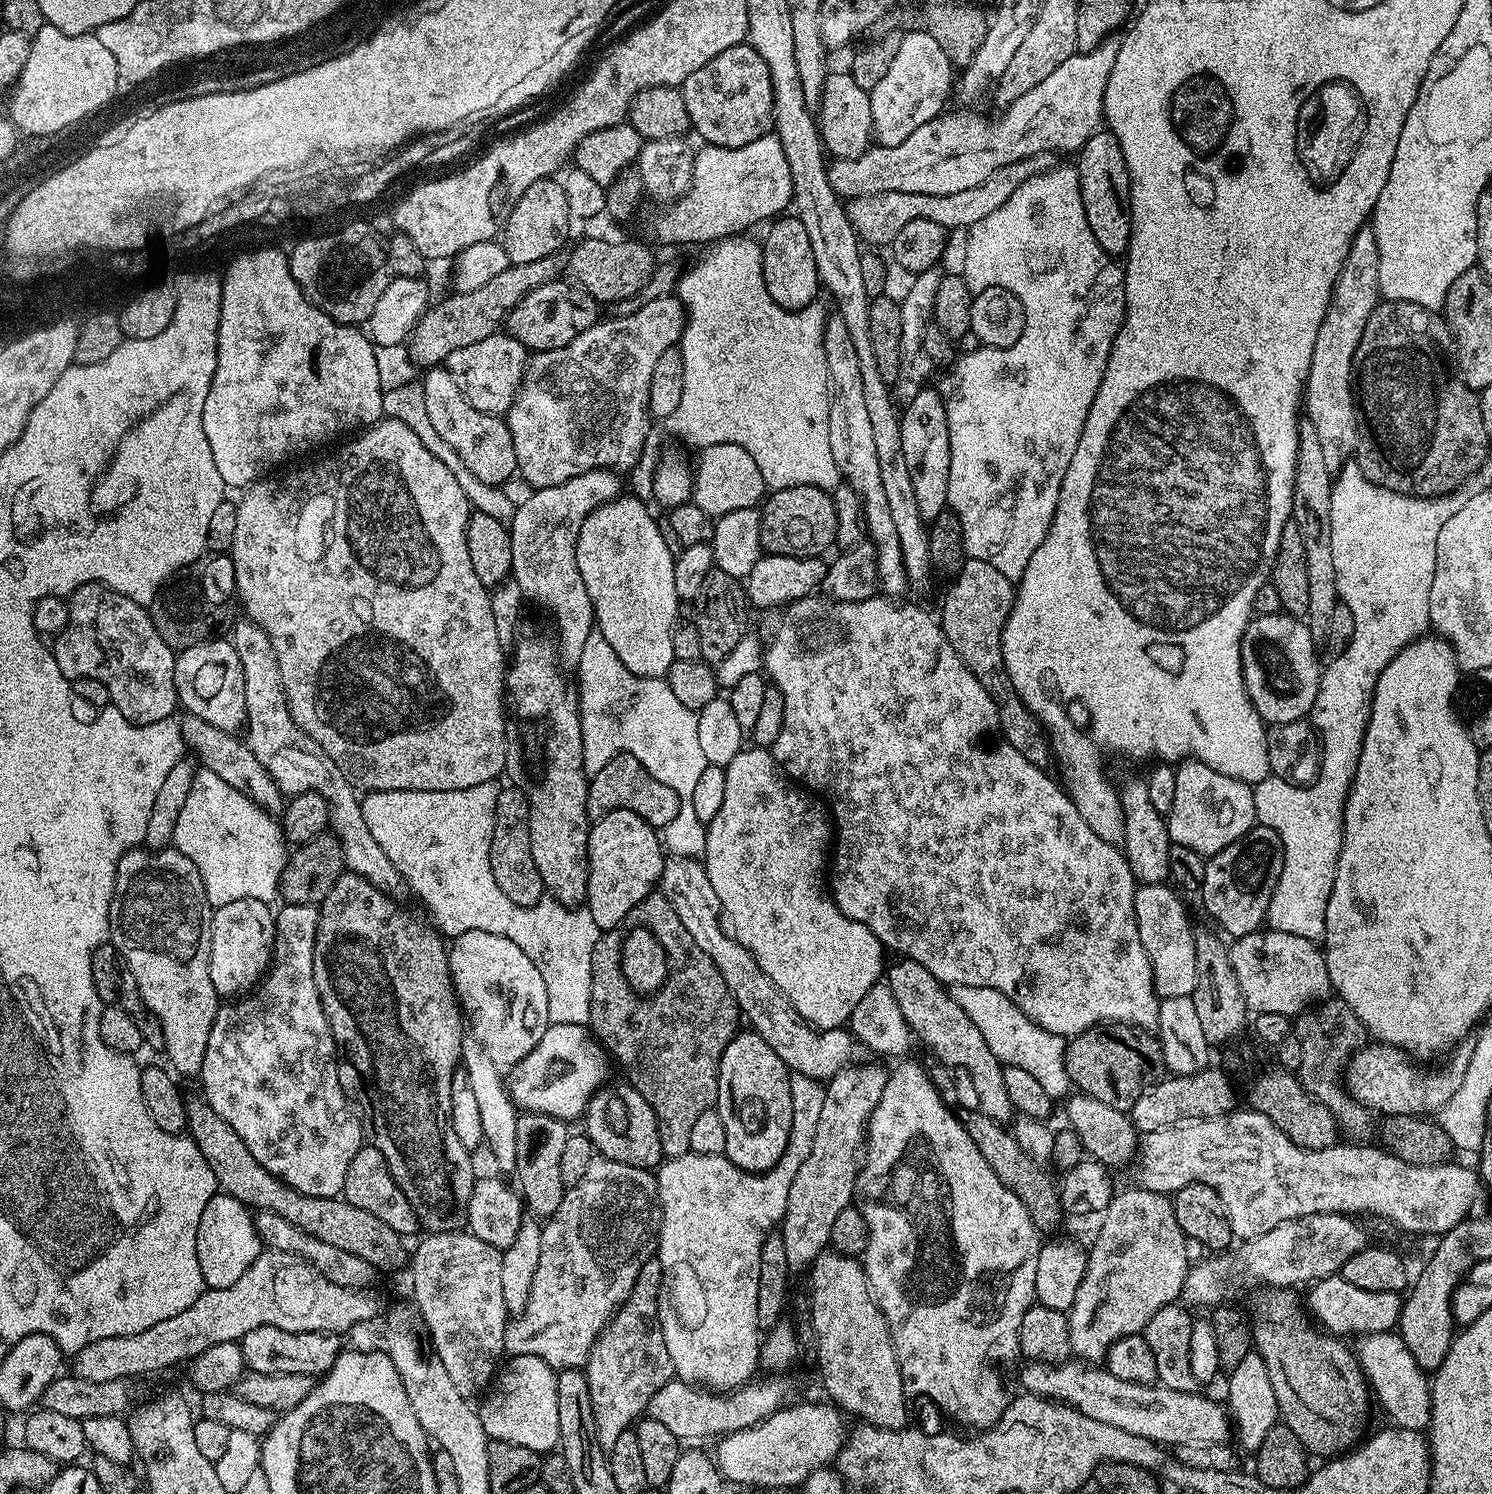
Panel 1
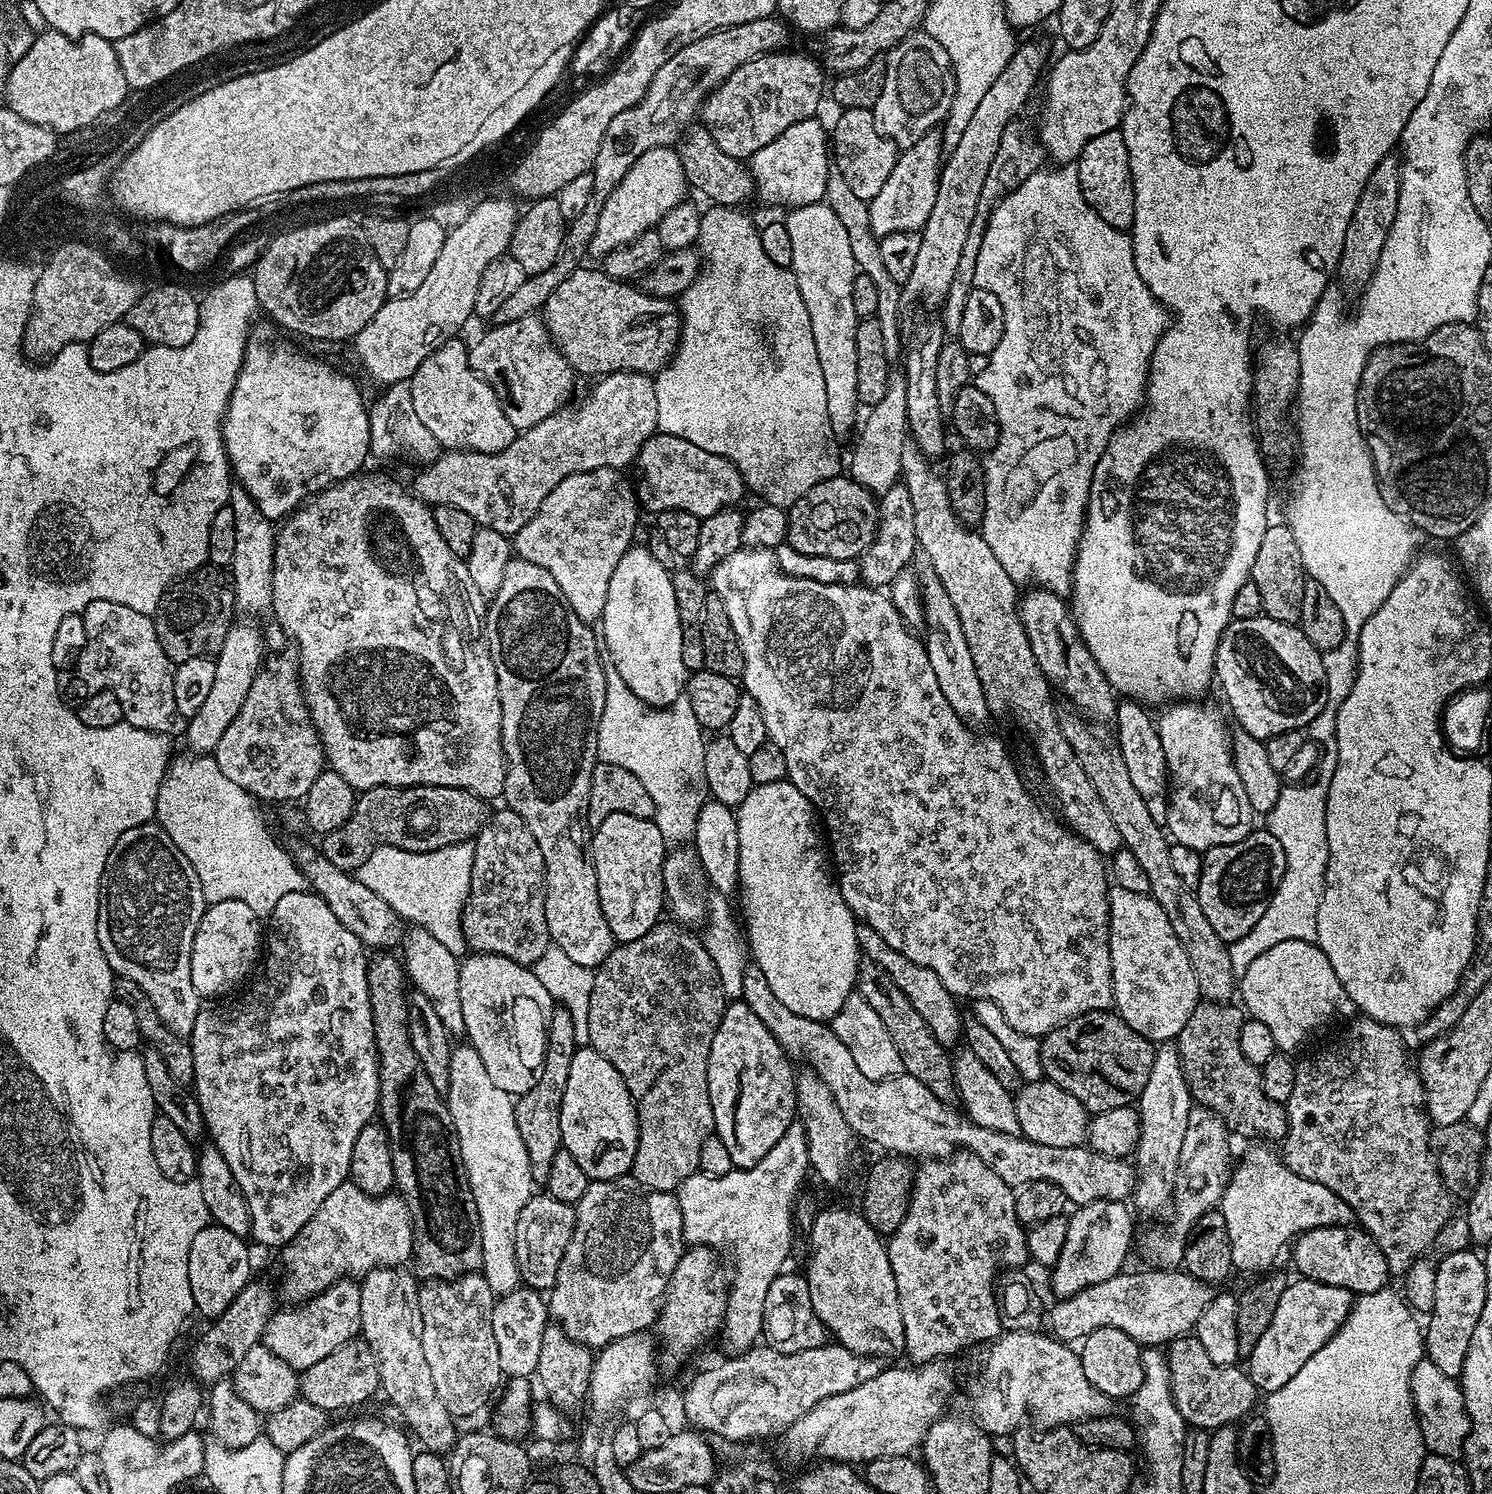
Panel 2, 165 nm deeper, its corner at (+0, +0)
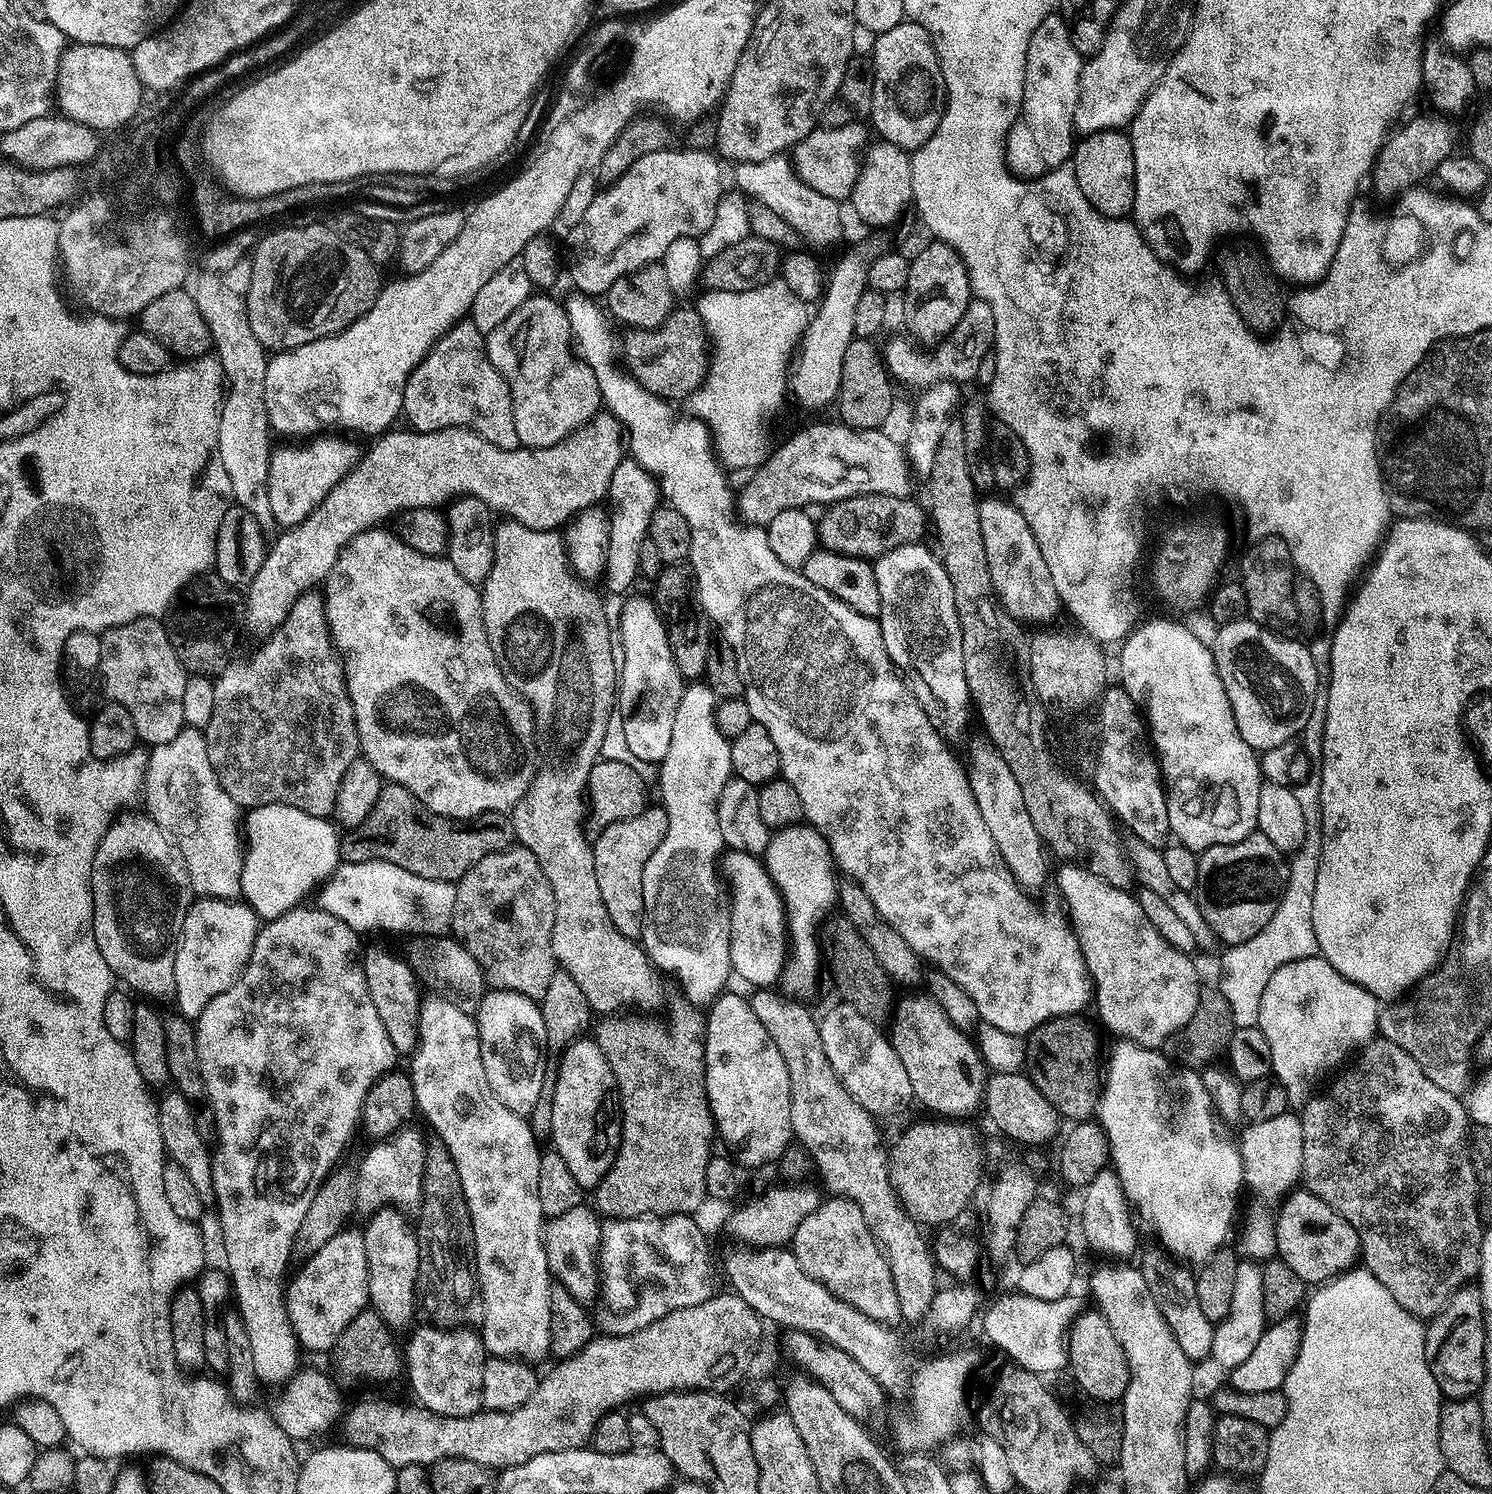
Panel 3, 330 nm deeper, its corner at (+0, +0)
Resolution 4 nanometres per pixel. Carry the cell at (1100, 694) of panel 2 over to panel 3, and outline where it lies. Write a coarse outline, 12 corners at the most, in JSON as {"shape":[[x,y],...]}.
{"shape":[[980,501],[990,582],[1021,625],[1060,595],[1015,503]]}

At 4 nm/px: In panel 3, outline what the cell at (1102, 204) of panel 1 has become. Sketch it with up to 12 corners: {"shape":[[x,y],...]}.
{"shape":[[1127,131],[1075,145],[1070,171],[1105,220],[1132,216],[1136,175]]}

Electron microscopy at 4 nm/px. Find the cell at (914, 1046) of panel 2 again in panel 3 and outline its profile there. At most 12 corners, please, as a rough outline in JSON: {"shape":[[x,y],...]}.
{"shape":[[823,921],[822,956],[843,1003],[893,1019],[892,979],[854,922]]}

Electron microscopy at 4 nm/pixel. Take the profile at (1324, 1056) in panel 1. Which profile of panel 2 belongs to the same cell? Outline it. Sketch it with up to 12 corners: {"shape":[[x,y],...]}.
{"shape":[[1399,1031],[1296,1066],[1282,1159],[1407,1277],[1454,1215]]}

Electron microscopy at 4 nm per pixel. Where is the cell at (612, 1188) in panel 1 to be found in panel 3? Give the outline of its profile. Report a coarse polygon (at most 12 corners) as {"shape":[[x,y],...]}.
{"shape":[[688,1214],[601,1223],[601,1333],[711,1298]]}

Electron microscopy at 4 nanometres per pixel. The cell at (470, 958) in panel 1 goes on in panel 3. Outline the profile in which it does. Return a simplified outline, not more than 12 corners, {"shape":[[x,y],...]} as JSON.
{"shape":[[488,990],[474,1019],[490,1090],[531,1117],[545,1095],[539,1003]]}

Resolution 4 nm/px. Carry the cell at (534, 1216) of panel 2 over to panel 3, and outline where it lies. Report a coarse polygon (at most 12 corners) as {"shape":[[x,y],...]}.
{"shape":[[579,1204],[543,1231],[549,1273],[585,1306],[598,1294],[601,1217]]}

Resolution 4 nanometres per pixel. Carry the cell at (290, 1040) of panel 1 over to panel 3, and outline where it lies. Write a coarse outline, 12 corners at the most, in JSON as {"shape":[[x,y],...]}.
{"shape":[[257,931],[194,1021],[223,1263],[286,1382],[294,1234],[397,1067],[361,937]]}

